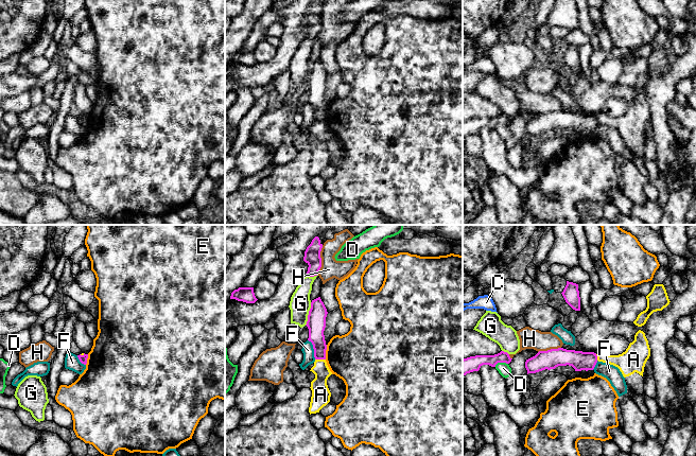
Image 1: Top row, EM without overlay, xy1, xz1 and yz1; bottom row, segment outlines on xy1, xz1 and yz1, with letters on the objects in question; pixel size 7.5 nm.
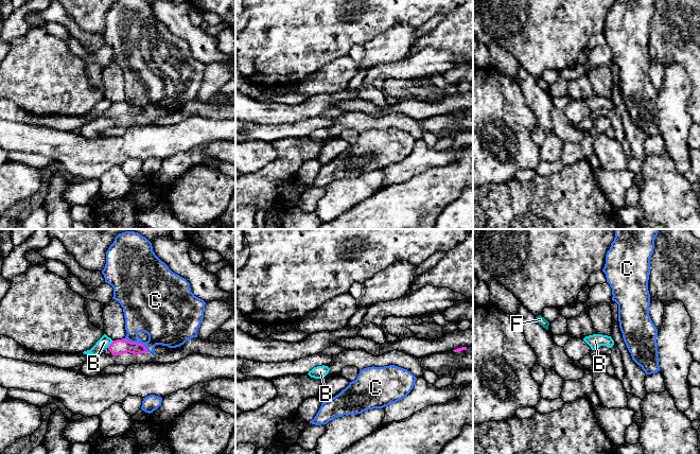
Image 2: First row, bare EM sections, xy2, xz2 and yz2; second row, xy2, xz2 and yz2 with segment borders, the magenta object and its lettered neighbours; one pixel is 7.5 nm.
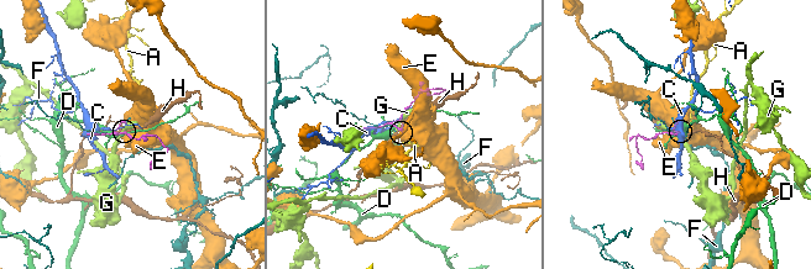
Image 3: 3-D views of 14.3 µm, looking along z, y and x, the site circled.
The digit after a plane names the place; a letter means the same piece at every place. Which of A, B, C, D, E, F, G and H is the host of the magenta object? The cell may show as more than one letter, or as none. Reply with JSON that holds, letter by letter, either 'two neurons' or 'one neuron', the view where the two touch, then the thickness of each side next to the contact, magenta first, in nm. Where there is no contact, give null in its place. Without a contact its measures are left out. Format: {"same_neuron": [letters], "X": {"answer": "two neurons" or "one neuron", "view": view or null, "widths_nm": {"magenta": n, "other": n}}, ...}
{"same_neuron": [], "A": {"answer": "two neurons", "view": "xz1", "widths_nm": {"magenta": 130, "other": 130}}, "B": {"answer": "two neurons", "view": "xy2", "widths_nm": {"magenta": 110, "other": 90}}, "C": {"answer": "two neurons", "view": "xy2", "widths_nm": {"magenta": 110, "other": 320}}, "D": {"answer": "two neurons", "view": "yz1", "widths_nm": {"magenta": 120, "other": 90}}, "E": {"answer": "two neurons", "view": "xz1", "widths_nm": {"magenta": 140, "other": 400}}, "F": {"answer": "two neurons", "view": "xz1", "widths_nm": {"magenta": 140, "other": 90}}, "G": {"answer": "two neurons", "view": "xz1", "widths_nm": {"magenta": 140, "other": 160}}, "H": {"answer": "two neurons", "view": "xz1", "widths_nm": {"magenta": 130, "other": 150}}}

